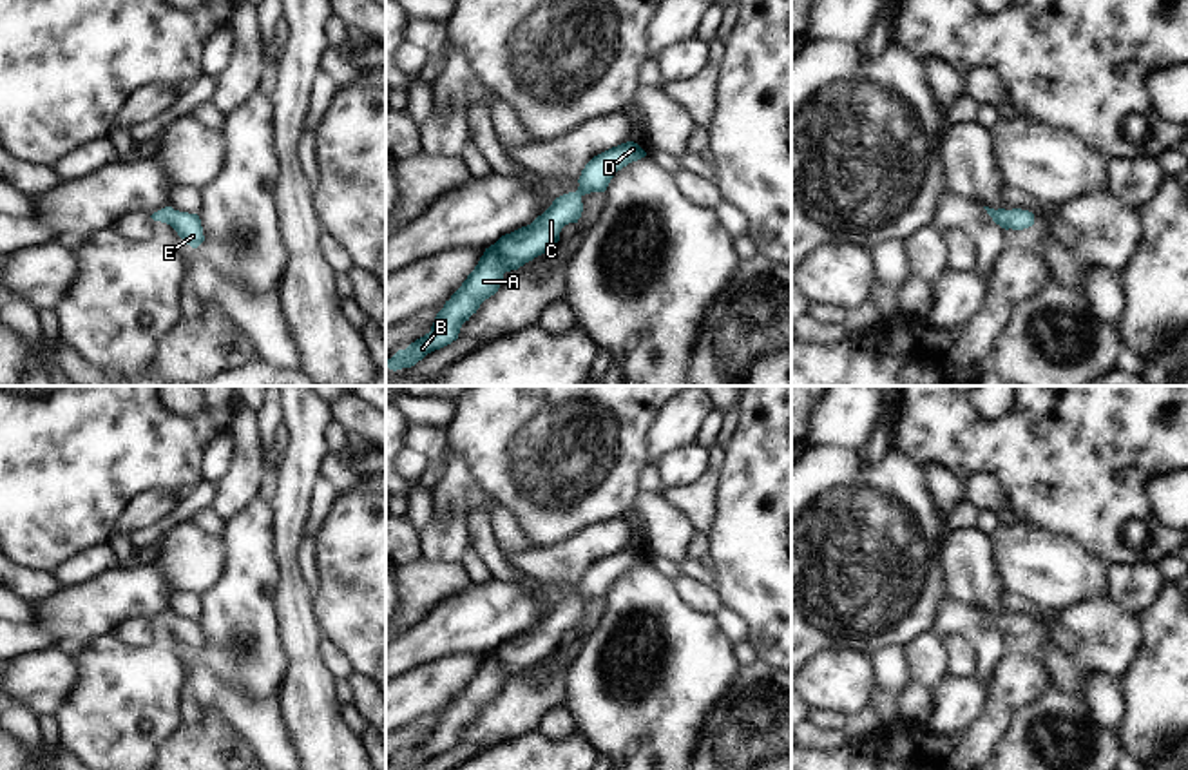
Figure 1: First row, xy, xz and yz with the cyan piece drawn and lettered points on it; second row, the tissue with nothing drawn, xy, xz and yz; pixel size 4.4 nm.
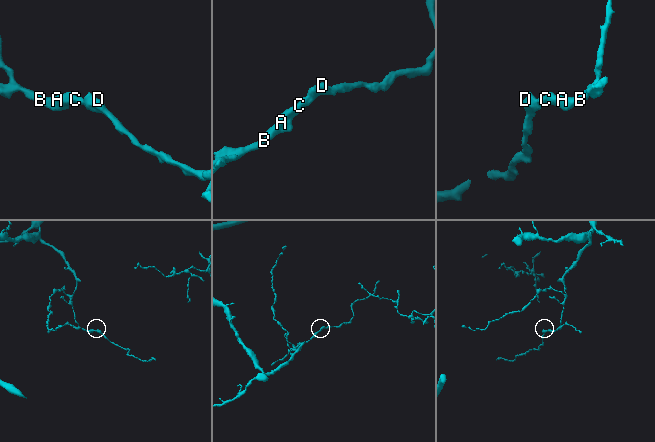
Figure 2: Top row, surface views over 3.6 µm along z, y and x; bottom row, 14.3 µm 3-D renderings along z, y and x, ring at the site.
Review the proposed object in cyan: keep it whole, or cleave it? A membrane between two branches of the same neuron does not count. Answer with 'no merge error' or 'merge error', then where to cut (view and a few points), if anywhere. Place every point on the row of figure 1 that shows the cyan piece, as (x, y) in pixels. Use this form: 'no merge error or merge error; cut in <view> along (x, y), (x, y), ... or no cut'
no merge error; no cut

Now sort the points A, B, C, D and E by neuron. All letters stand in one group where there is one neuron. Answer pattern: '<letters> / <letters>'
A B C D E

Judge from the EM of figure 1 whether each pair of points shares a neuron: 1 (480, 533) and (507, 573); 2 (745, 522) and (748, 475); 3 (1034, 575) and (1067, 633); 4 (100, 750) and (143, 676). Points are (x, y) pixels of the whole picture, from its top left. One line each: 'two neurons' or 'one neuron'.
1: one neuron
2: one neuron
3: two neurons
4: one neuron

